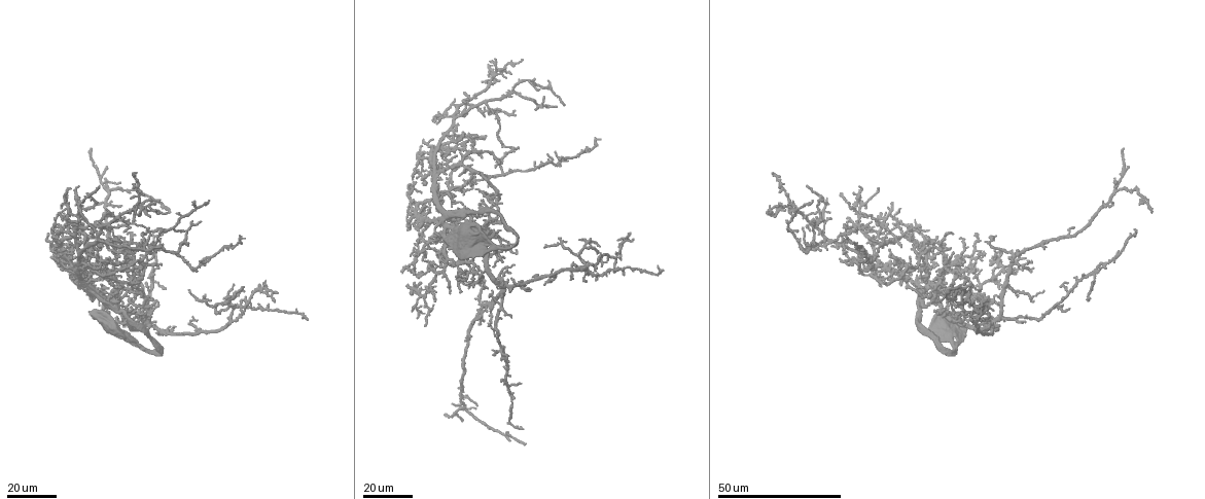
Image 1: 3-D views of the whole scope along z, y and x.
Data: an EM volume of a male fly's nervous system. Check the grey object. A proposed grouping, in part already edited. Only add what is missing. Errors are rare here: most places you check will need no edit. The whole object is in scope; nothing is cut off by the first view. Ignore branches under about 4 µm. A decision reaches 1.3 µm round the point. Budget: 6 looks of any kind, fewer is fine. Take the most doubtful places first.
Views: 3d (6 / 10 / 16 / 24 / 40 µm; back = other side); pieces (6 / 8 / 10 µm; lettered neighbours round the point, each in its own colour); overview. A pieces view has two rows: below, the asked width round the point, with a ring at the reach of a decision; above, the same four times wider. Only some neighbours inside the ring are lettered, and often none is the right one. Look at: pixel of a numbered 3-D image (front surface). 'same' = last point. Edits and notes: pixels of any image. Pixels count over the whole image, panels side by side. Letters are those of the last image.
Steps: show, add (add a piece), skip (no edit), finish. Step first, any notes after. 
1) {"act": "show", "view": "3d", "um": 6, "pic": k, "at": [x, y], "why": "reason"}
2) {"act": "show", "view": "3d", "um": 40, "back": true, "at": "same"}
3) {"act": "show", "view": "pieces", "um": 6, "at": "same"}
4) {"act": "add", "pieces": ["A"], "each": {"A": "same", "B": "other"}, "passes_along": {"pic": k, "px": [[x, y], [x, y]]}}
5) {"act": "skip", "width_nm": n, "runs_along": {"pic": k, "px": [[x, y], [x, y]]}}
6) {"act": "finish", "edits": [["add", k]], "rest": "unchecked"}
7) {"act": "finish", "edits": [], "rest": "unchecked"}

{"act": "show", "view": "3d", "um": 24, "pic": 1, "at": [506, 361]}

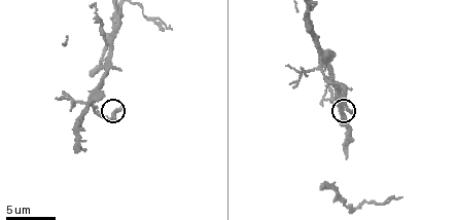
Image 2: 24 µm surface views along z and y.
{"act": "show", "view": "pieces", "um": 8, "pic": 2, "at": [351, 113]}

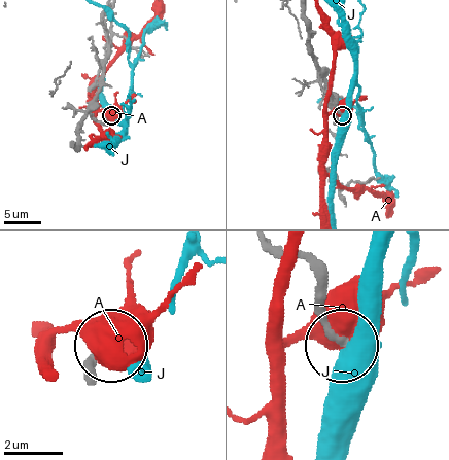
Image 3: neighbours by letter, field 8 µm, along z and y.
{"act": "skip", "width_nm": 200, "each": {"A": "other", "J": "other"}, "runs_along": {"pic": 3, "px": [[279, 249], [314, 274], [316, 311], [336, 345]]}, "found": "no lettered piece goes on from it"}

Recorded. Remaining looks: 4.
{"act": "show", "view": "3d", "um": 16, "pic": 1, "at": [504, 283], "why": "tapers out"}

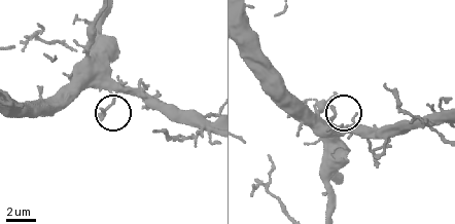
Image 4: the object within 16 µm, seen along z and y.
{"act": "show", "view": "pieces", "um": 6, "pic": 4, "at": [101, 110]}

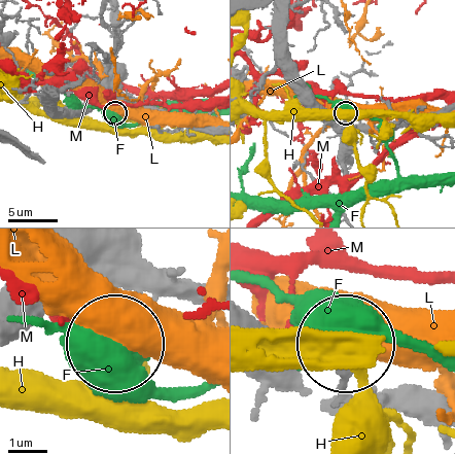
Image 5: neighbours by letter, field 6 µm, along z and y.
{"act": "skip", "width_nm": 160, "each": {"F": "other", "H": "other", "L": "other", "M": "other"}, "found": "no lettered piece goes on from it"}

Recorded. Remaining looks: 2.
{"act": "show", "view": "3d", "um": 24, "pic": 1, "at": [123, 322], "why": "thin end"}

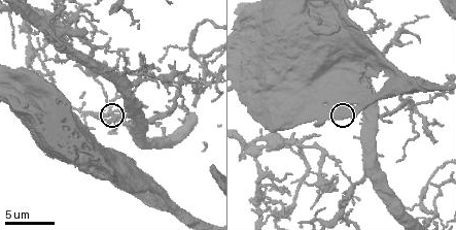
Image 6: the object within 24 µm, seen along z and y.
{"act": "show", "view": "pieces", "um": 6, "pic": 6, "at": [102, 118]}

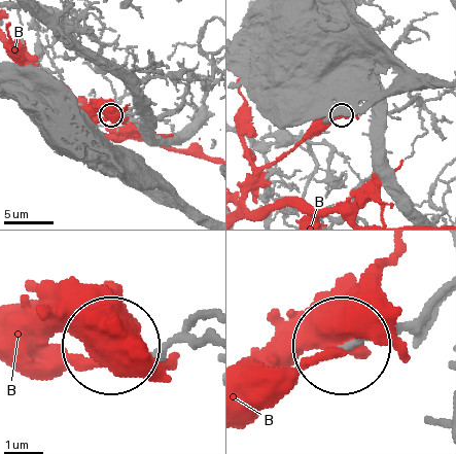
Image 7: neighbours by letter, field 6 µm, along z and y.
{"act": "skip", "each": {"B": "other"}, "runs_along": {"pic": 7, "px": [[436, 301], [342, 347]]}, "found": "none of them fits"}

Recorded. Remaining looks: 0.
{"act": "finish", "edits": [], "rest": "unchecked"}

